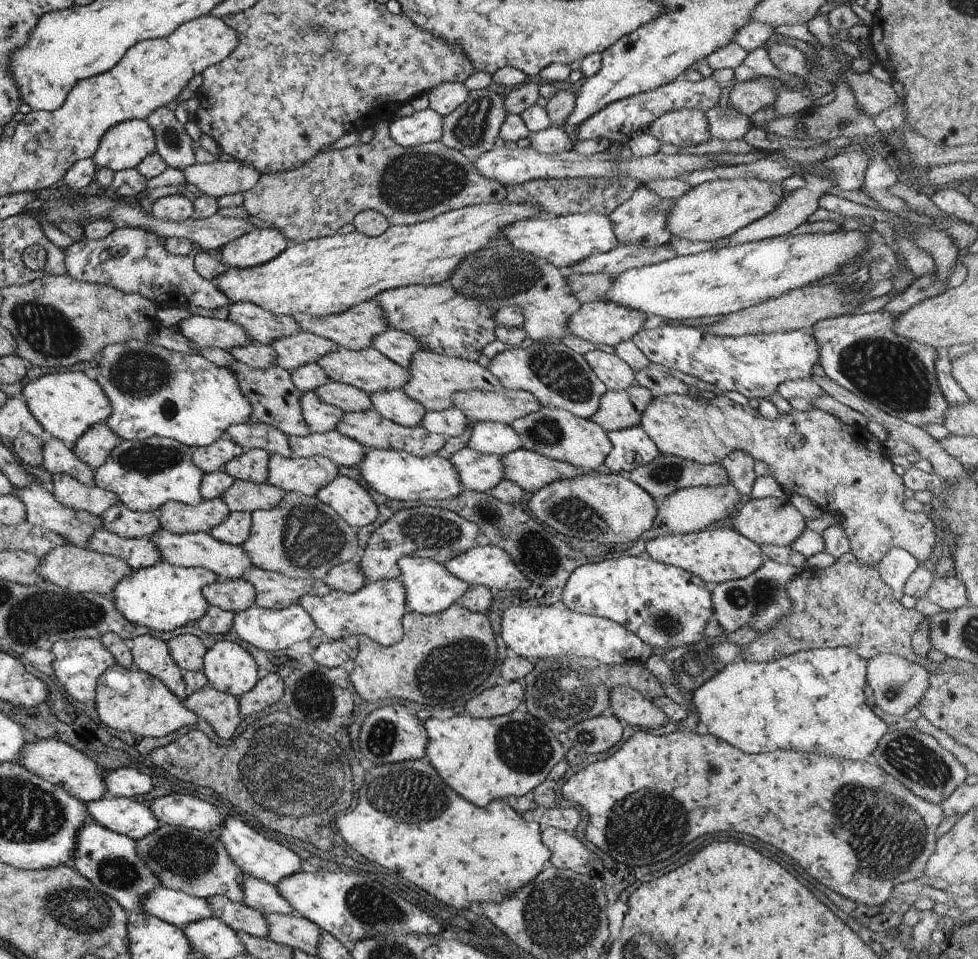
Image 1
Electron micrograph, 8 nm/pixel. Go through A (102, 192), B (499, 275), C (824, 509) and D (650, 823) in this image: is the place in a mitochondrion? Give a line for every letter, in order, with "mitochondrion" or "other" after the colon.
A: other
B: mitochondrion
C: other
D: mitochondrion

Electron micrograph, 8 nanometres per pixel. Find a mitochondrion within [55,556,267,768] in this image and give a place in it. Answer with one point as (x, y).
(100, 614)

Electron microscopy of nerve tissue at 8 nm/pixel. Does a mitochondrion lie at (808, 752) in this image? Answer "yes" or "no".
no

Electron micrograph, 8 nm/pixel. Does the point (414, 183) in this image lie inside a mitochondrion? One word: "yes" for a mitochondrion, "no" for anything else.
yes

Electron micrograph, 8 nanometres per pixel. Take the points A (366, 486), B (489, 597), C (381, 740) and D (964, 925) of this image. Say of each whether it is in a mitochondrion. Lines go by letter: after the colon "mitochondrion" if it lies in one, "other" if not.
A: other
B: other
C: mitochondrion
D: other

